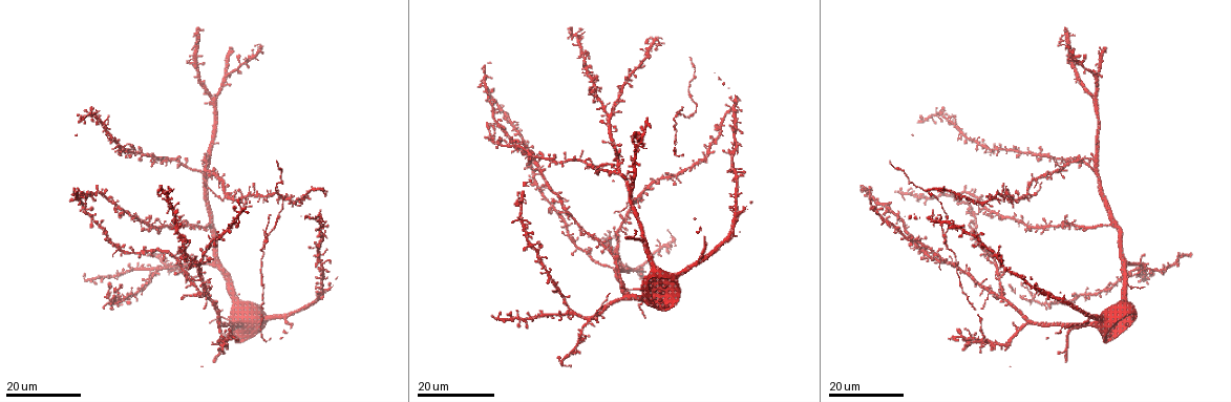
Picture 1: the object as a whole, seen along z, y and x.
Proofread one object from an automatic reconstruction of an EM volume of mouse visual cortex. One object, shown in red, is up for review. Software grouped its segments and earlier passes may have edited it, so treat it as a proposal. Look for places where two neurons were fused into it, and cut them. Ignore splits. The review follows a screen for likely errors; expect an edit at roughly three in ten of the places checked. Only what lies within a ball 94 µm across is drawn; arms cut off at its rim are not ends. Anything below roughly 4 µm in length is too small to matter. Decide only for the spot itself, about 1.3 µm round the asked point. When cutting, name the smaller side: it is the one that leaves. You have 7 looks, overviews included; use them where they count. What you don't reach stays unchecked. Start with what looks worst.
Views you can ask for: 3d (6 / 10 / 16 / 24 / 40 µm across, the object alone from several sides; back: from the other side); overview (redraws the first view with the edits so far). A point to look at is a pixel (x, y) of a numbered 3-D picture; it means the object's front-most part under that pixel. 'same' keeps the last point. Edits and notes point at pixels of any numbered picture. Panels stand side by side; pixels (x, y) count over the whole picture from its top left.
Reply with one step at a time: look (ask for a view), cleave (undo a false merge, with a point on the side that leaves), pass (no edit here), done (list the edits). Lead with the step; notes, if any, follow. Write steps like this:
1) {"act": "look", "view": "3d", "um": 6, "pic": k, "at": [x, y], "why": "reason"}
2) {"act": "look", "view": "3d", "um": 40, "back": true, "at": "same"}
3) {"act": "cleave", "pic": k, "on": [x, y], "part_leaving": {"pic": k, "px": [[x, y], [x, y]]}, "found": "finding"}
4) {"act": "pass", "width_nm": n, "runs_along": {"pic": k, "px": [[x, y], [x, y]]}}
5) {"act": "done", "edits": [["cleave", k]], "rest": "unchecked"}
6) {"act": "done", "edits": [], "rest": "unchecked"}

{"act": "look", "view": "3d", "um": 24, "pic": 1, "at": [637, 196], "why": "branch point"}

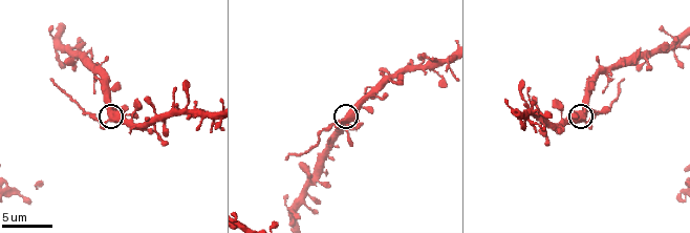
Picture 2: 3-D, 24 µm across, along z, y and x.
{"act": "look", "view": "3d", "um": 10, "pic": 2, "at": [109, 120]}

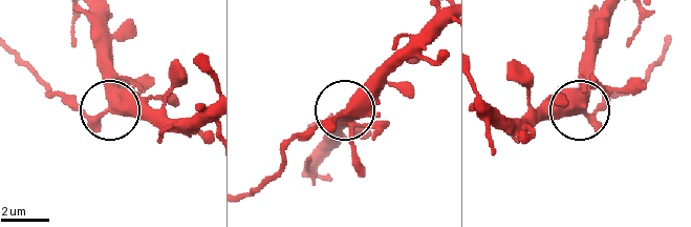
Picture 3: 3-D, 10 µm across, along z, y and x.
{"act": "pass", "side_arm_um": 9, "arms": 3, "found": "one neuron here"}

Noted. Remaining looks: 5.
{"act": "look", "view": "3d", "um": 16, "pic": 1, "at": [1147, 267]}

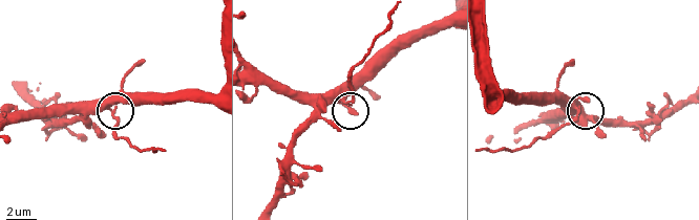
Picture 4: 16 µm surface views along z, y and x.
{"act": "look", "view": "3d", "um": 10, "pic": 4, "at": [111, 112], "why": "zoom in"}

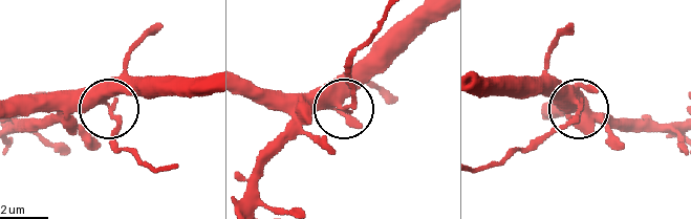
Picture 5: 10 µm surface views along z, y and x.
{"act": "cleave", "pic": 5, "on": [111, 134], "width_nm": 340, "part_leaving": {"pic": 5, "px": [[578, 110], [483, 167]]}, "found": "a second neuron is stuck on"}

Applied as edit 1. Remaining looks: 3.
{"act": "look", "view": "3d", "um": 16, "pic": 1, "at": [1128, 284]}

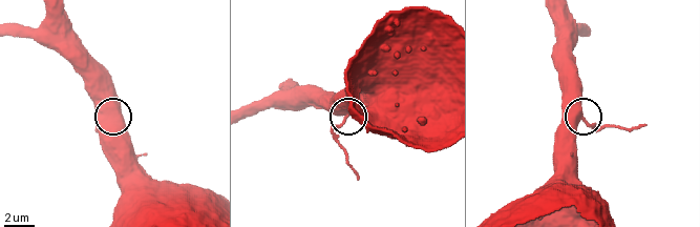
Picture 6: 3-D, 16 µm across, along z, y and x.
{"act": "look", "view": "3d", "um": 6, "pic": 6, "at": [581, 118]}

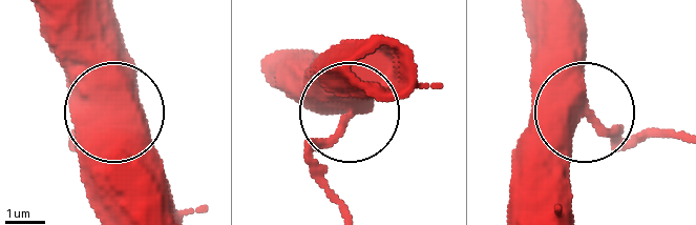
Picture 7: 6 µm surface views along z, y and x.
{"act": "pass", "runs_along": {"pic": 7, "px": [[394, 47], [384, 78], [317, 158], [324, 195]]}, "found": "all the same neuron"}

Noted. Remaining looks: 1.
{"act": "done", "edits": [["cleave", 5]], "rest": "unchecked"}

